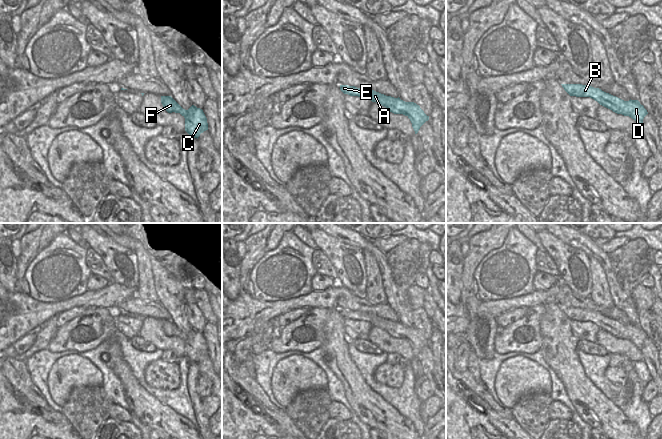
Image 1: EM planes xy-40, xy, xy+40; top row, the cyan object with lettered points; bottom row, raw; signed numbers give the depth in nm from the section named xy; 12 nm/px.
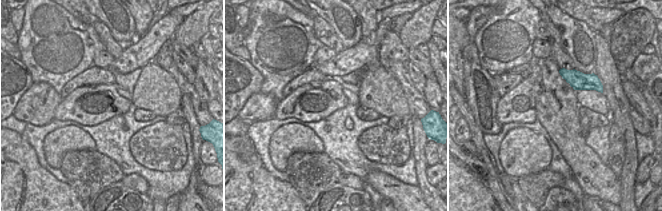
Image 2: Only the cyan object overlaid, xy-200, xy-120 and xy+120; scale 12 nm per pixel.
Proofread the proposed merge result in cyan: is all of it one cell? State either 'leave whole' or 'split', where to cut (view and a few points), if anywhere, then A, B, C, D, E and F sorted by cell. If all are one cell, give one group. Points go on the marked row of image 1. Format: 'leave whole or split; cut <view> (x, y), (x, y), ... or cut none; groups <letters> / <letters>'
leave whole; cut none; groups A B C D E F

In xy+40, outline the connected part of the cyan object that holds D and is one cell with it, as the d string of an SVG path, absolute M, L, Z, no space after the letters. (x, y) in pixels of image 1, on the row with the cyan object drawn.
M561 84L564 90L570 96L590 97L597 101L600 105L612 110L617 114L629 116L636 121L638 125L642 125L644 117L648 114L647 110L638 100L624 101L616 96L582 84Z

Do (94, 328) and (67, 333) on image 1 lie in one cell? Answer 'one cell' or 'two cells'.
one cell

